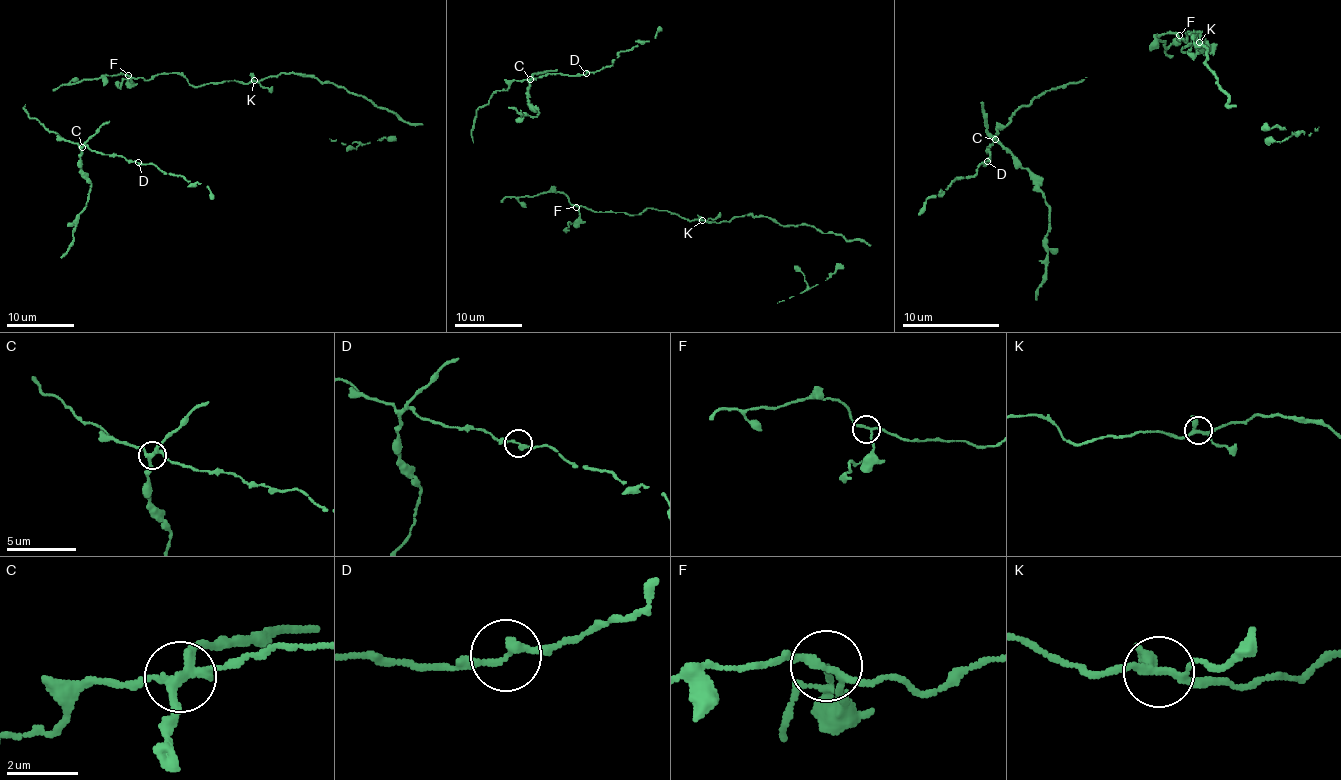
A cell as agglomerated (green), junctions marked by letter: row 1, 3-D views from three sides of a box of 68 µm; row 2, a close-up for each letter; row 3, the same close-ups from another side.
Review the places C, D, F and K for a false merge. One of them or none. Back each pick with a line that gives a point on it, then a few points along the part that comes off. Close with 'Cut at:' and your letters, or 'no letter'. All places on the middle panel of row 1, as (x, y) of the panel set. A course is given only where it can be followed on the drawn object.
C: (530, 79) | (531, 79), (529, 102), (539, 112), (534, 116), (521, 114), (509, 107)
Cut at: C

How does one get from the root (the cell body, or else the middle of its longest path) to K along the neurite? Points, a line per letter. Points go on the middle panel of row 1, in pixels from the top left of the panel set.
K: (576, 205), (594, 212), (625, 212), (630, 215), (653, 208), (690, 220), (702, 220)

